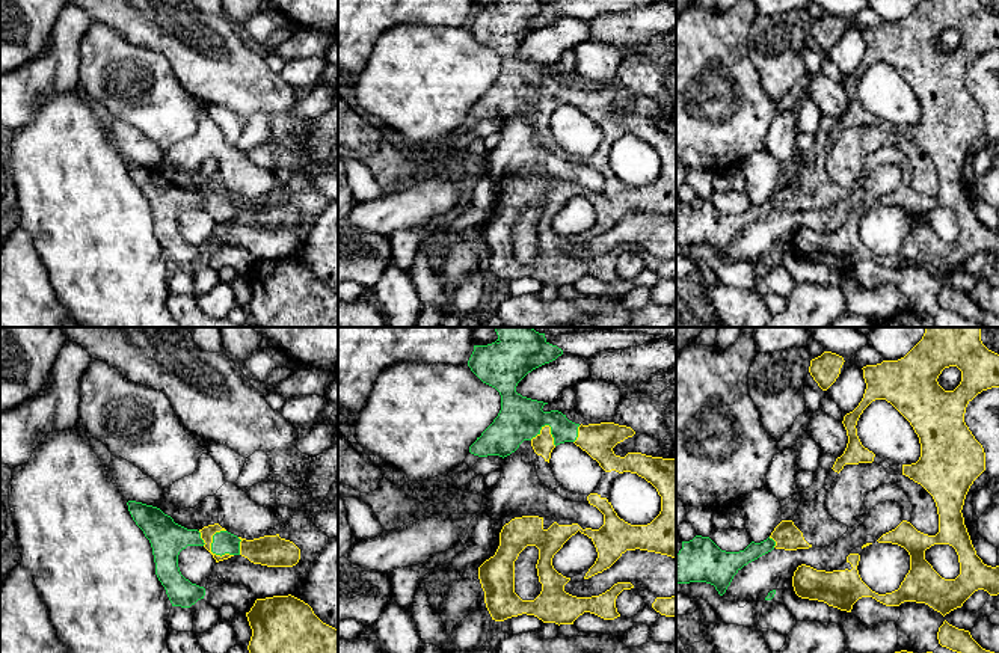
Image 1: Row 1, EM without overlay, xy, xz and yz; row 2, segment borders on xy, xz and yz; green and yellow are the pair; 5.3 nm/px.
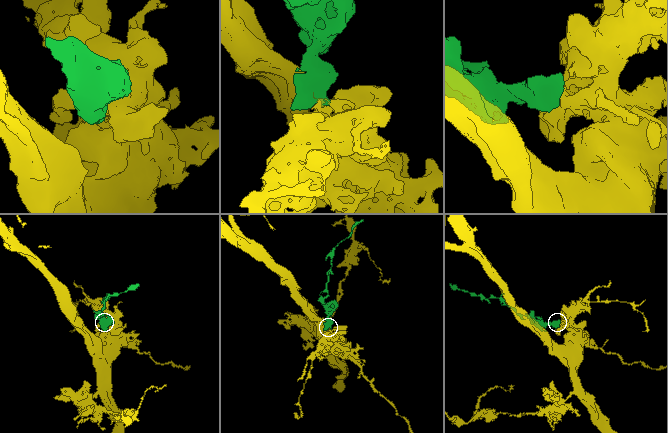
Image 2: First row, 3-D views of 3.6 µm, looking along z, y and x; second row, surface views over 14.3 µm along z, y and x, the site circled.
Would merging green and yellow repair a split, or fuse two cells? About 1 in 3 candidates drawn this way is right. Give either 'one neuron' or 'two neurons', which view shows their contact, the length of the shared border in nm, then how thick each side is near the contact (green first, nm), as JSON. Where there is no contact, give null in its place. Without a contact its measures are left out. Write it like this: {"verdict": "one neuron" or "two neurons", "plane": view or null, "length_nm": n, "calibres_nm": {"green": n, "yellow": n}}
{"verdict": "one neuron", "plane": "xy", "length_nm": 160, "calibres_nm": {"green": 120, "yellow": 70}}

